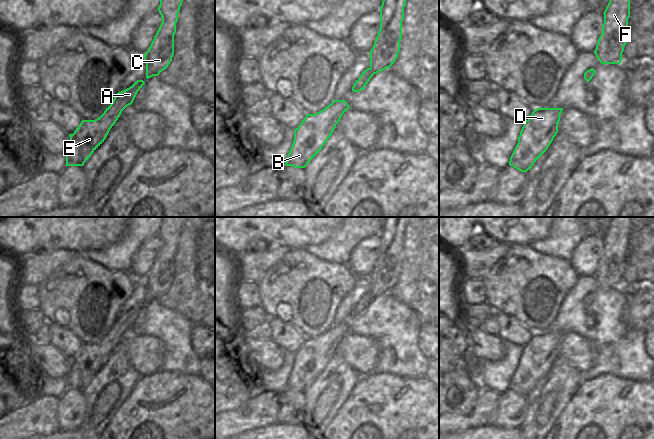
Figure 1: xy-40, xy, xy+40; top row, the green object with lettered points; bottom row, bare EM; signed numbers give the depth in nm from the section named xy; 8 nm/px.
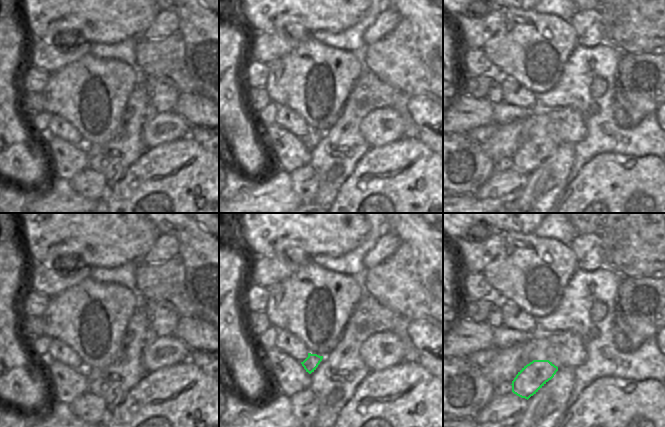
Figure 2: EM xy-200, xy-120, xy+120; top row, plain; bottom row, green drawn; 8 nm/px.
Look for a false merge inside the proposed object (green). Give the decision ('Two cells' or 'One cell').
One cell.

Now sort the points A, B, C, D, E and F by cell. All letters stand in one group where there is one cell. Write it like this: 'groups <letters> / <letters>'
groups A B C D E F

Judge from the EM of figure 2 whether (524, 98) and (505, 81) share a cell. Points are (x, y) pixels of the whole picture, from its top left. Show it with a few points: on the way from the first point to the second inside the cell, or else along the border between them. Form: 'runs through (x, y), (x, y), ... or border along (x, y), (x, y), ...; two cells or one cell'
runs through (519, 96), (509, 86); one cell

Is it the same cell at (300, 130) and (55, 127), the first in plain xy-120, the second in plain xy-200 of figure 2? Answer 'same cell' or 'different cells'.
same cell

